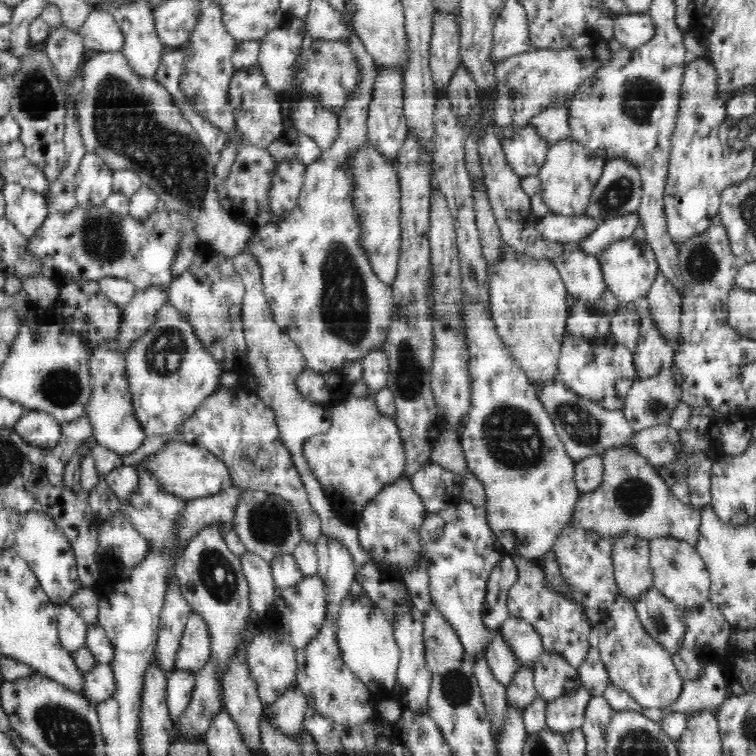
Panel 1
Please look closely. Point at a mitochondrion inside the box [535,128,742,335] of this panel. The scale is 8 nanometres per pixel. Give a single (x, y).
(702, 265)

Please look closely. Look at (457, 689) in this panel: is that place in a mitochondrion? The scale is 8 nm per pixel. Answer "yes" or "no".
yes

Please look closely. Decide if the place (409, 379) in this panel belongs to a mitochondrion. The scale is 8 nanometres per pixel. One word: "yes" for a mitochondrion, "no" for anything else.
yes

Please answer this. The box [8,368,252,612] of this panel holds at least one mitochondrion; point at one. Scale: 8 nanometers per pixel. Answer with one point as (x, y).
(217, 576)

